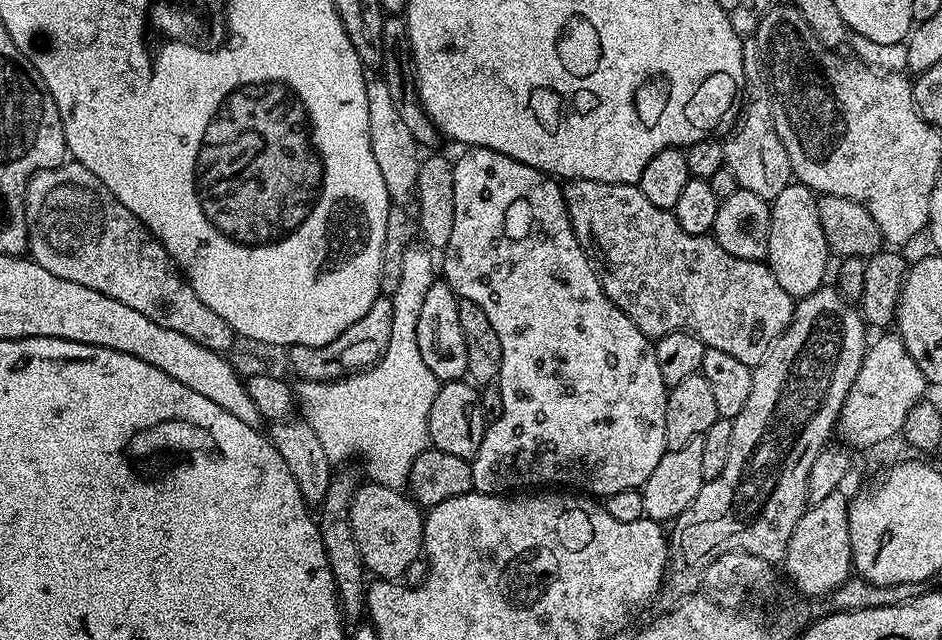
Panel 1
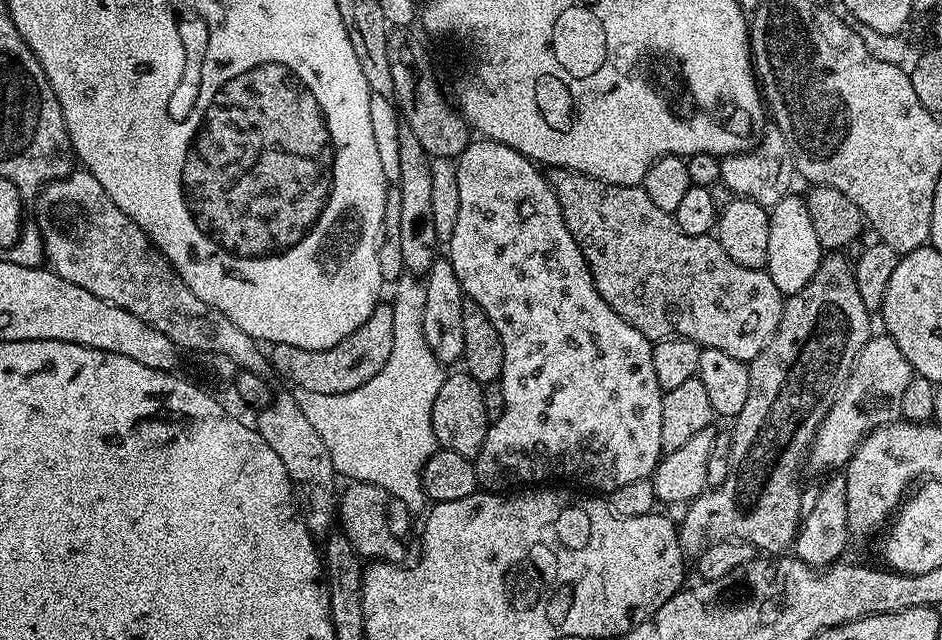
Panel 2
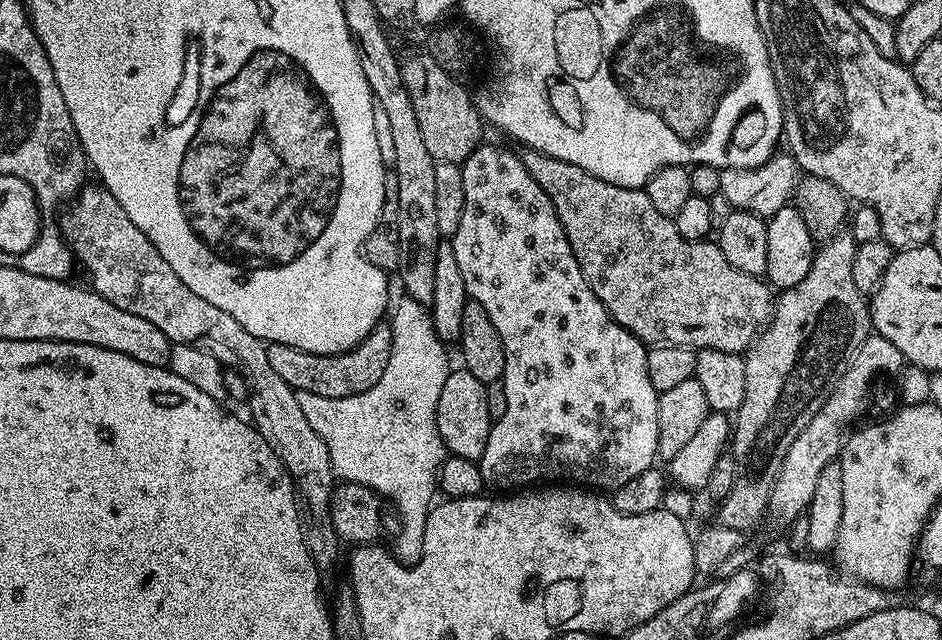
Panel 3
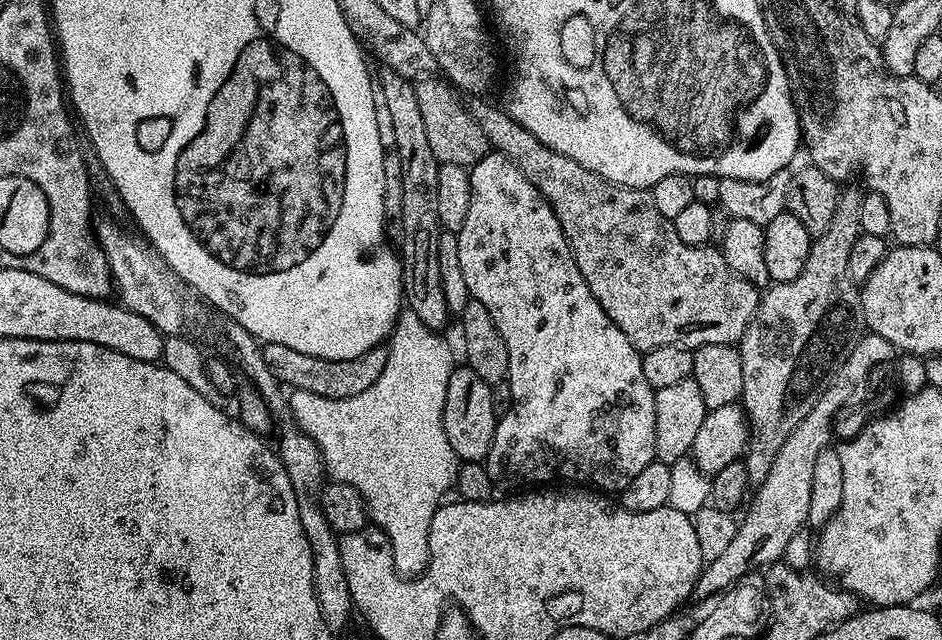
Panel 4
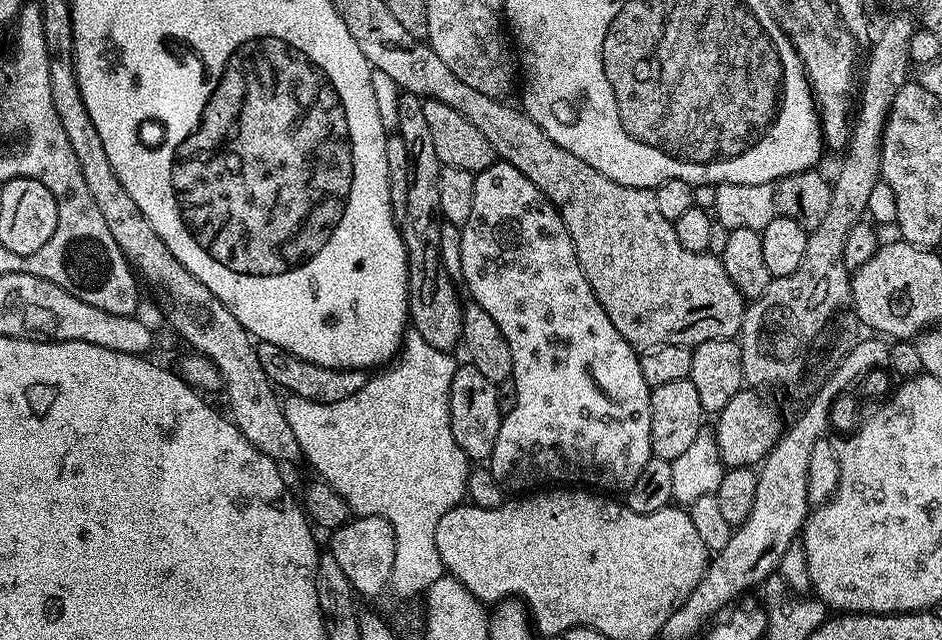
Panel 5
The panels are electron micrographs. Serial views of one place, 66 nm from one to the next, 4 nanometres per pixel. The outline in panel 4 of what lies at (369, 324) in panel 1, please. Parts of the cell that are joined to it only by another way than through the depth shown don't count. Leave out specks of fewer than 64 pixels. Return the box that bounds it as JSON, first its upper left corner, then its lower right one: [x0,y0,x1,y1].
[264,344,387,398]

